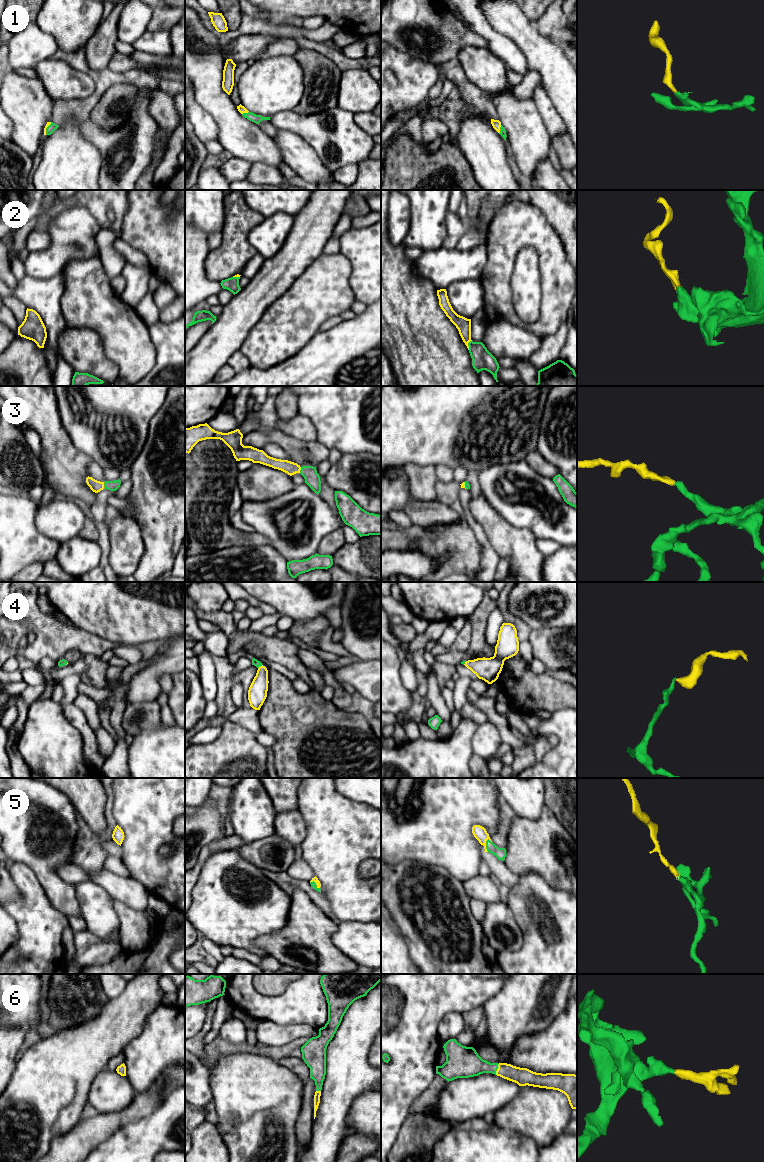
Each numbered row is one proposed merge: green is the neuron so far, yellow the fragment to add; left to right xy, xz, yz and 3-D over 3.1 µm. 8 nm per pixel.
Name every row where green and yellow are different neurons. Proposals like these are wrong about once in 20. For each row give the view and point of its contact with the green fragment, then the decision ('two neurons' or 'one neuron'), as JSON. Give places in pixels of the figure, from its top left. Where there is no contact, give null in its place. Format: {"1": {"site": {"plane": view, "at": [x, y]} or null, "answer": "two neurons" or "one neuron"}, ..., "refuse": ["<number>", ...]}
{"1": {"site": {"plane": "yz", "at": [500, 129]}, "answer": "one neuron"}, "2": {"site": {"plane": "yz", "at": [468, 345]}, "answer": "one neuron"}, "3": {"site": {"plane": "xy", "at": [104, 485]}, "answer": "one neuron"}, "4": {"site": {"plane": "xz", "at": [260, 665]}, "answer": "one neuron"}, "5": {"site": {"plane": "yz", "at": [486, 845]}, "answer": "one neuron"}, "6": {"site": {"plane": "yz", "at": [497, 1068]}, "answer": "one neuron"}, "refuse": []}

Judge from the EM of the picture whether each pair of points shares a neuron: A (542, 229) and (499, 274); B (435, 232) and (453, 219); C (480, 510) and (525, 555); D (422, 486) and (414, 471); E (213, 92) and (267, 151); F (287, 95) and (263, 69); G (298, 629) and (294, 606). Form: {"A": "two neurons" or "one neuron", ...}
{"A": "one neuron", "B": "two neurons", "C": "one neuron", "D": "one neuron", "E": "one neuron", "F": "one neuron", "G": "two neurons"}

